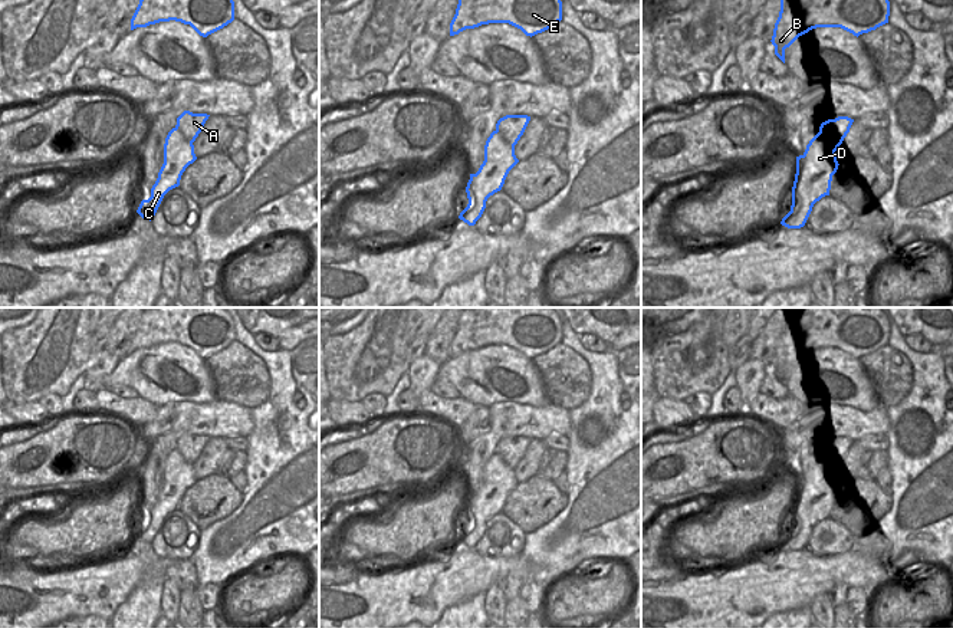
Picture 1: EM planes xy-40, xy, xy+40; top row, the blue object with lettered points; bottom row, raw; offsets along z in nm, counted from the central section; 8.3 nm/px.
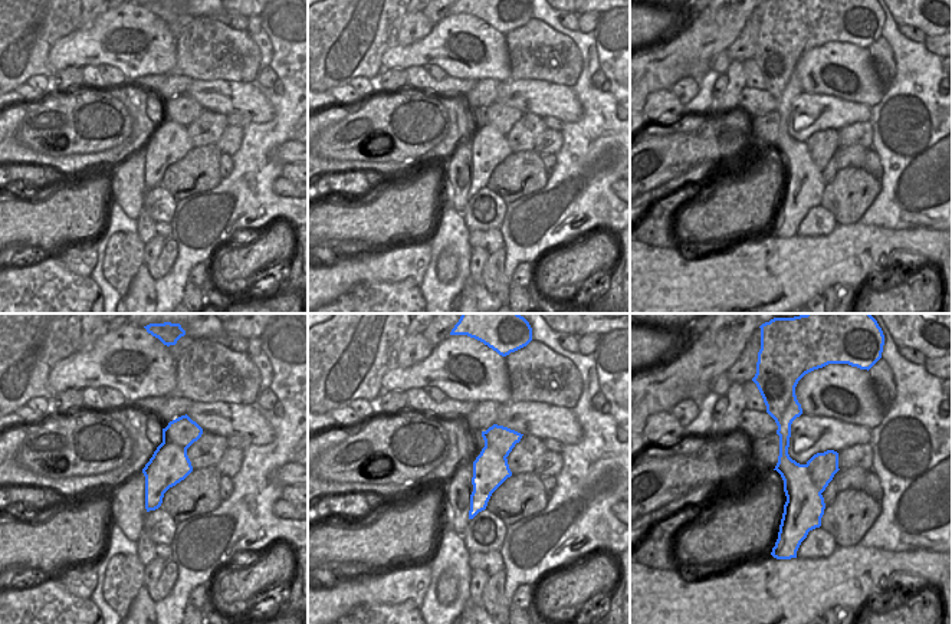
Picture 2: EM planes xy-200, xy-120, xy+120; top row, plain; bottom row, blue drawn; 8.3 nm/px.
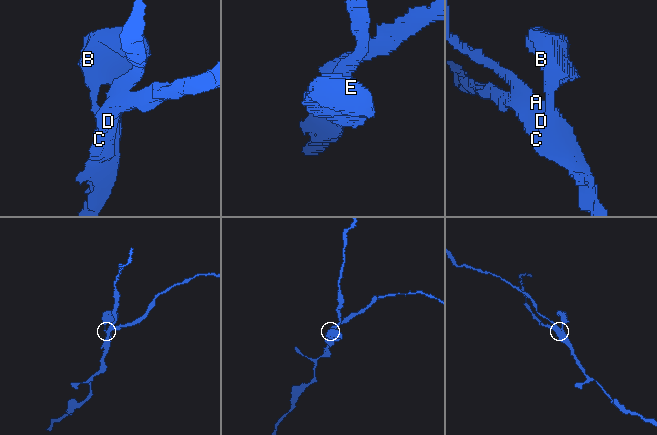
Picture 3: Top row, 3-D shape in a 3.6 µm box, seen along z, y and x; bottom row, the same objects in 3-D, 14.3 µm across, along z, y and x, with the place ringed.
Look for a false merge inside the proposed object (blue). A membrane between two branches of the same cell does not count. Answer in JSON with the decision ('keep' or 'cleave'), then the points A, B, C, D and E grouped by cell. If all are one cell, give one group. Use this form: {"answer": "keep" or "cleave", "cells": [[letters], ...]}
{"answer": "cleave", "cells": [["A"], ["B", "C", "D", "E"]]}

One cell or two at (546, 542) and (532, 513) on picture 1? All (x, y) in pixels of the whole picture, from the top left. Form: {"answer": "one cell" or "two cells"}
{"answer": "two cells"}

